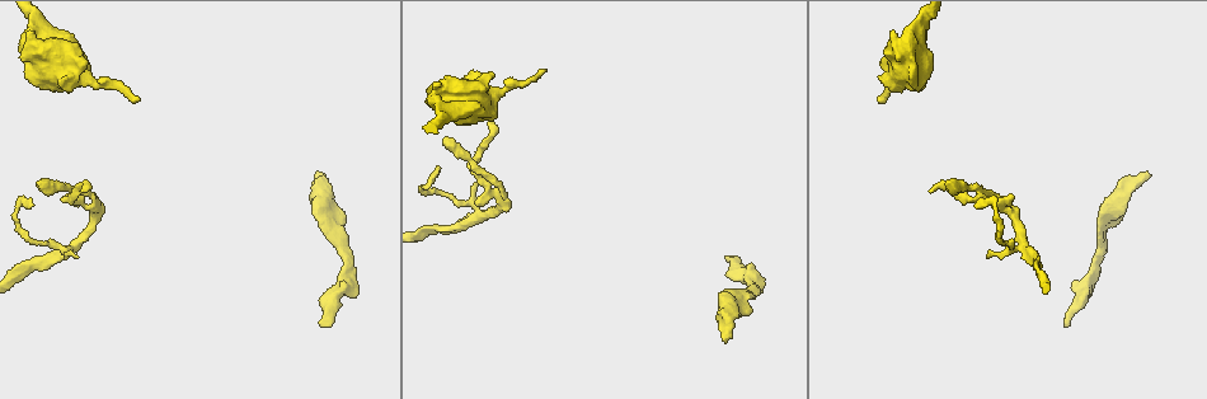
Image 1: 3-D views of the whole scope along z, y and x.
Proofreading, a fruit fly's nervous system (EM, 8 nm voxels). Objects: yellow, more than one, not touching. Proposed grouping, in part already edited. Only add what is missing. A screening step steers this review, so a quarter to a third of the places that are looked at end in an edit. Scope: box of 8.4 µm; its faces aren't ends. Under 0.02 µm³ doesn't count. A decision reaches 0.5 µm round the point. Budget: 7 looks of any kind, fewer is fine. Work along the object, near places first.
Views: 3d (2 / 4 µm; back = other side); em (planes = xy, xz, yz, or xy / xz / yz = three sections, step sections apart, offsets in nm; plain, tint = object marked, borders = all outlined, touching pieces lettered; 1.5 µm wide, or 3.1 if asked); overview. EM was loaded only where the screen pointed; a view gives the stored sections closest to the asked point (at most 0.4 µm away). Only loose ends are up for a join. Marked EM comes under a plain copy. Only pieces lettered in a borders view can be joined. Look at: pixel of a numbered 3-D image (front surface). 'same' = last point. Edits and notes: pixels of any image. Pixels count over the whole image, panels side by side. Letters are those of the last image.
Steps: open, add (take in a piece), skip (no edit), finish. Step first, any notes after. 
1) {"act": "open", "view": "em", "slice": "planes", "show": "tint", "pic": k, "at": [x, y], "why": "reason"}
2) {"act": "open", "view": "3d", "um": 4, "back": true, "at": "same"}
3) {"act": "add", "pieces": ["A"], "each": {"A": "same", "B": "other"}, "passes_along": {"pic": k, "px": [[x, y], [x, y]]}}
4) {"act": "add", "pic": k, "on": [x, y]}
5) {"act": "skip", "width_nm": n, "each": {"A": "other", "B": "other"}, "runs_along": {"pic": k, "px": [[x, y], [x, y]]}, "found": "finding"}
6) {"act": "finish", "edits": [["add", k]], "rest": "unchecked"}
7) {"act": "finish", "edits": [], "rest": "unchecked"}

{"act": "open", "view": "3d", "um": 4, "pic": 1, "at": [316, 174], "why": "branch stops here"}

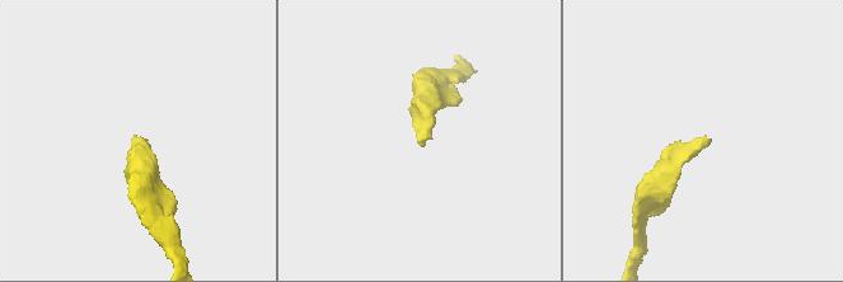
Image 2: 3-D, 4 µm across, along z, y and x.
{"act": "open", "view": "em", "slice": "planes", "show": "borders", "pic": 2, "at": [137, 141]}

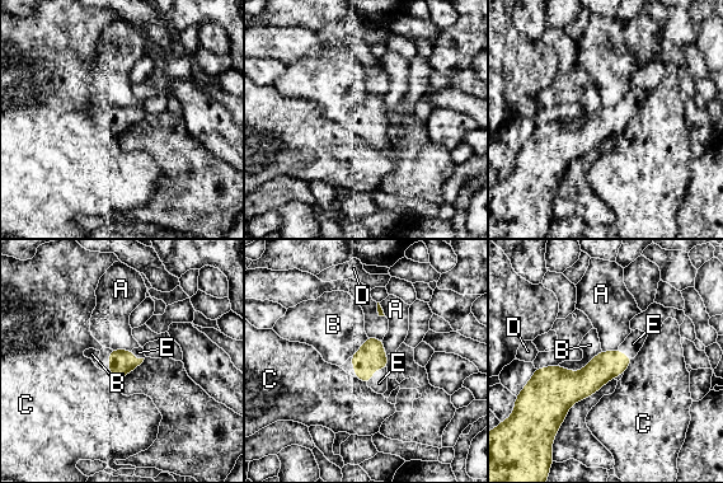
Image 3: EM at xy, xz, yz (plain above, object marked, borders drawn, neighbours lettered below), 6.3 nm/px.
{"act": "add", "pieces": ["E"], "longest_contact_nm": ["B", 300], "each": {"A": "other", "B": "other", "C": "other", "D": "other", "E": "same"}, "found": "the neuron continues"}

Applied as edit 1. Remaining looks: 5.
{"act": "open", "view": "3d", "um": 2, "pic": 1, "at": [138, 101], "why": "tapers out"}

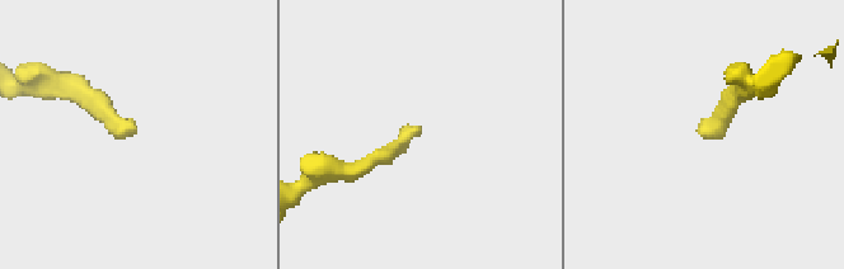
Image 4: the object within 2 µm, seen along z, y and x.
{"act": "open", "view": "em", "slice": "planes", "show": "borders", "pic": 4, "at": [421, 132], "why": "need the tissue"}

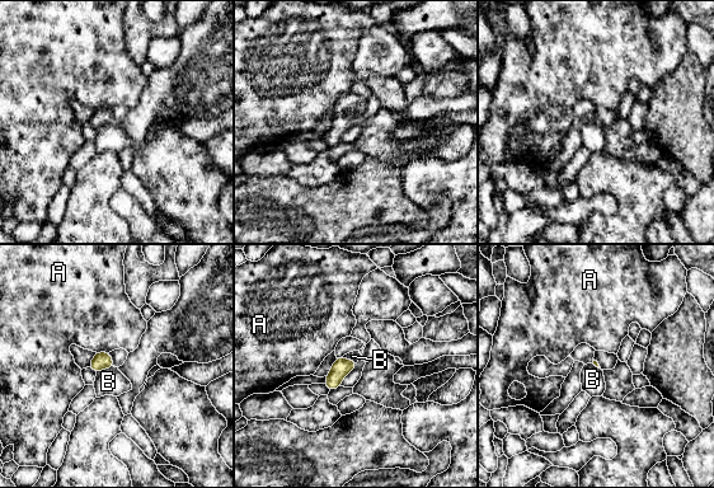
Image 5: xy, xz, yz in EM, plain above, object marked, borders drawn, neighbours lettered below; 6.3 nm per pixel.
{"act": "skip", "each": {"A": "other", "B": "other"}, "border": {"pic": 5, "px": [[113, 366], [104, 367], [97, 374]]}, "found": "no lettered piece goes on from it"}

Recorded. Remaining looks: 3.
{"act": "open", "view": "em", "slice": "planes", "show": "borders", "pic": 1, "at": [902, 30], "why": "thick end"}

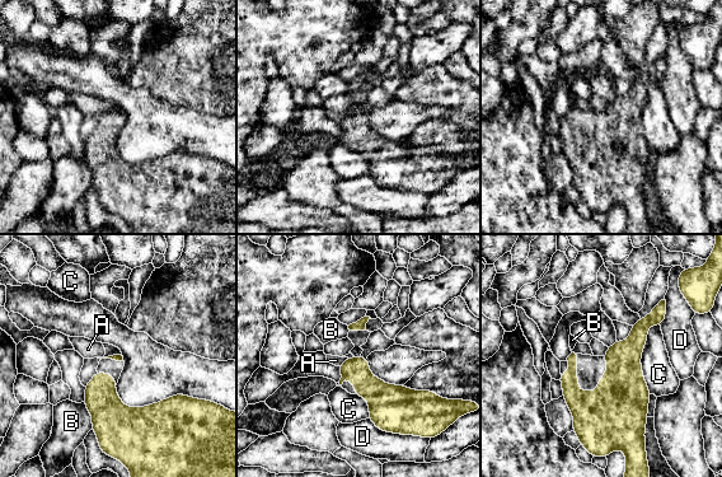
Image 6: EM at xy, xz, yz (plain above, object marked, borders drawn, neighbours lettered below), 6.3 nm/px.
{"act": "skip", "each": {"A": "other", "B": "other", "C": "other", "D": "other"}, "runs_along": {"pic": 6, "px": [[660, 307], [596, 433]]}, "found": "none of them fits"}

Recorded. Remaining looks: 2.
{"act": "finish", "edits": [["add", 3]], "rest": "unchecked"}

